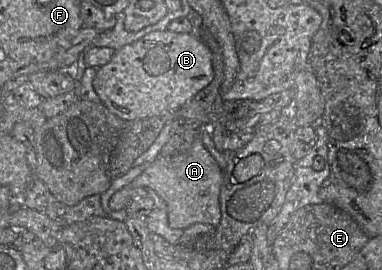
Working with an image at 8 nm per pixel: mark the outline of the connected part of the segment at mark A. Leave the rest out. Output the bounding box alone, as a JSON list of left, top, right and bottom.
[109,138,224,229]

